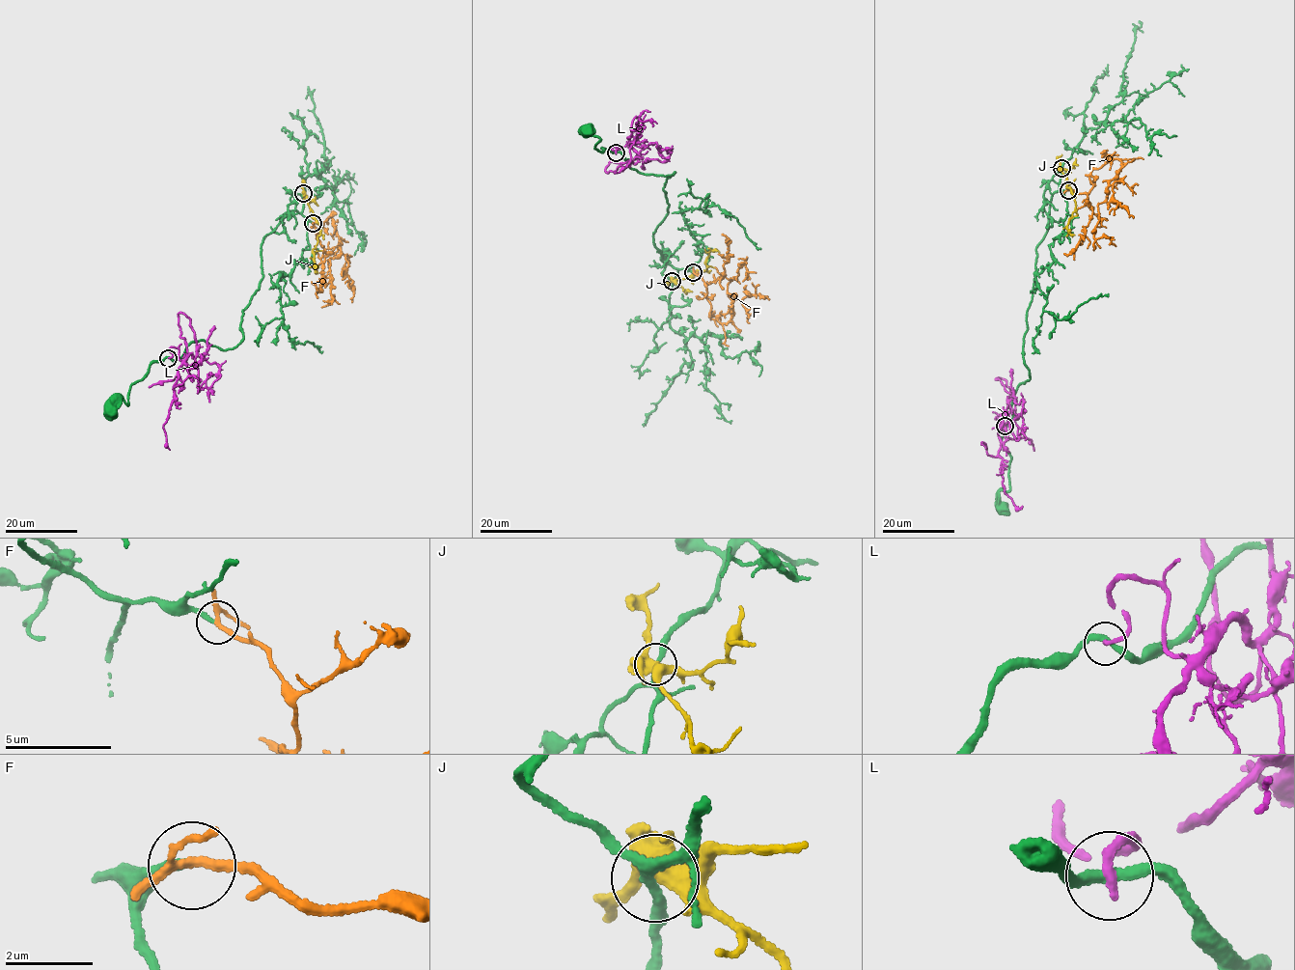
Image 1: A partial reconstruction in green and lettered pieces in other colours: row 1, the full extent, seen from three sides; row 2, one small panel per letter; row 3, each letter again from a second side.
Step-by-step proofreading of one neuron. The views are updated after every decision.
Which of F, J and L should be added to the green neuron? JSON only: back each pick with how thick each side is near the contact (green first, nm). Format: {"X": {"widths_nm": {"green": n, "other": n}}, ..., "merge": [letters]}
{"F": {"widths_nm": {"green": 190, "other": 180}}, "merge": ["F"]}

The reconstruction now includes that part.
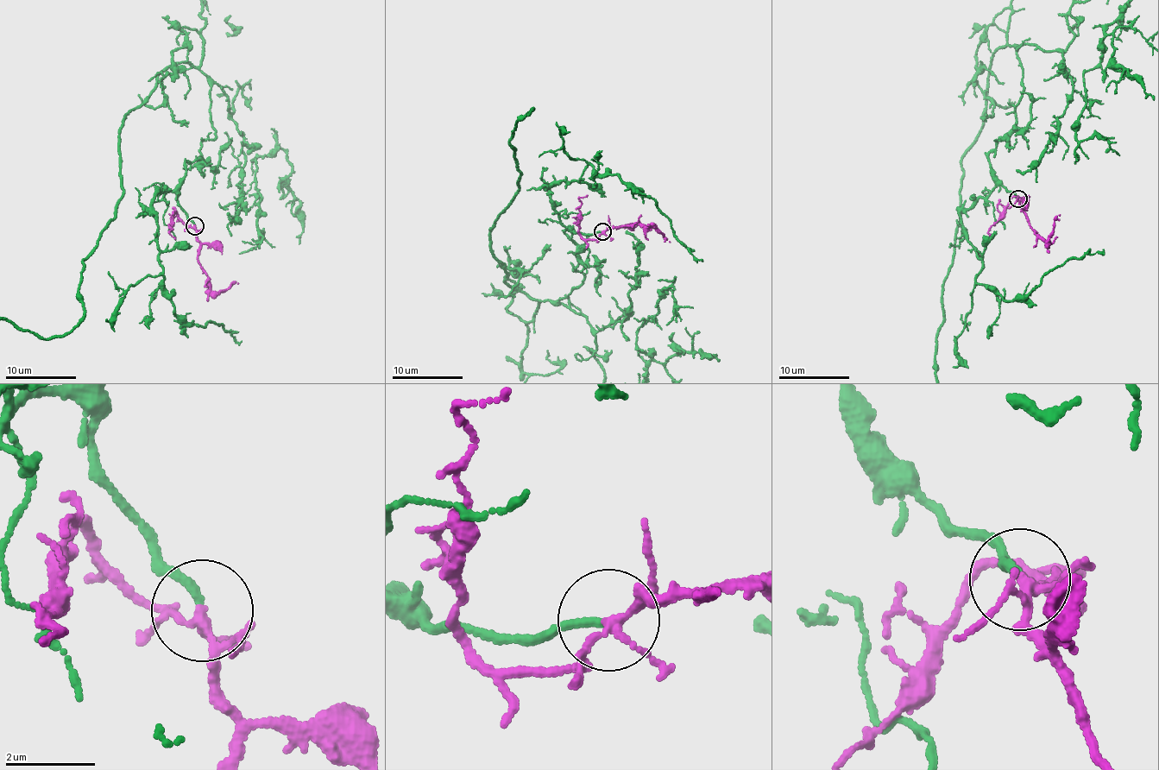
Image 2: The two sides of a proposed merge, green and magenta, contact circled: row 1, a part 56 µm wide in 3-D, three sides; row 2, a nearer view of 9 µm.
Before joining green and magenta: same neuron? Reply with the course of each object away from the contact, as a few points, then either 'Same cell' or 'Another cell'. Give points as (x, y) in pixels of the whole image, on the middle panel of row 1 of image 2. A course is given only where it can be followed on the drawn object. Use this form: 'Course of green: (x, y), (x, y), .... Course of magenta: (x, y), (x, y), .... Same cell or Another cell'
Course of magenta: (602, 231), (614, 225), (636, 224), (657, 229), (670, 242). Same cell

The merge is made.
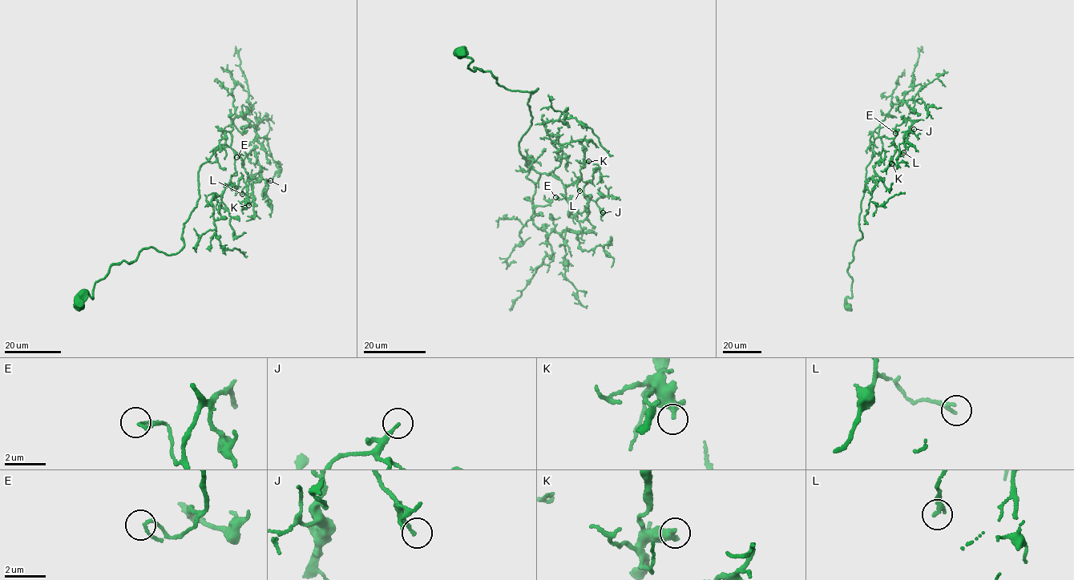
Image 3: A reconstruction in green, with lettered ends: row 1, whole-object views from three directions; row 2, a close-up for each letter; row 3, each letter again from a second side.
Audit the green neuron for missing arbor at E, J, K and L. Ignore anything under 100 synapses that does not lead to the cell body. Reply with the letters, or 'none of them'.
none of them

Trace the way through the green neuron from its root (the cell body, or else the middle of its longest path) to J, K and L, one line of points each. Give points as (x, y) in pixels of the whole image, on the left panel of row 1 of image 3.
J: (79, 302), (112, 265), (181, 249), (215, 148), (231, 147), (242, 166), (254, 150), (270, 180)
K: (79, 302), (112, 265), (143, 248), (181, 249), (198, 172), (219, 146), (240, 155), (248, 205)
L: (79, 302), (112, 265), (143, 248), (181, 249), (198, 172), (219, 146), (240, 155), (248, 183), (242, 194)

